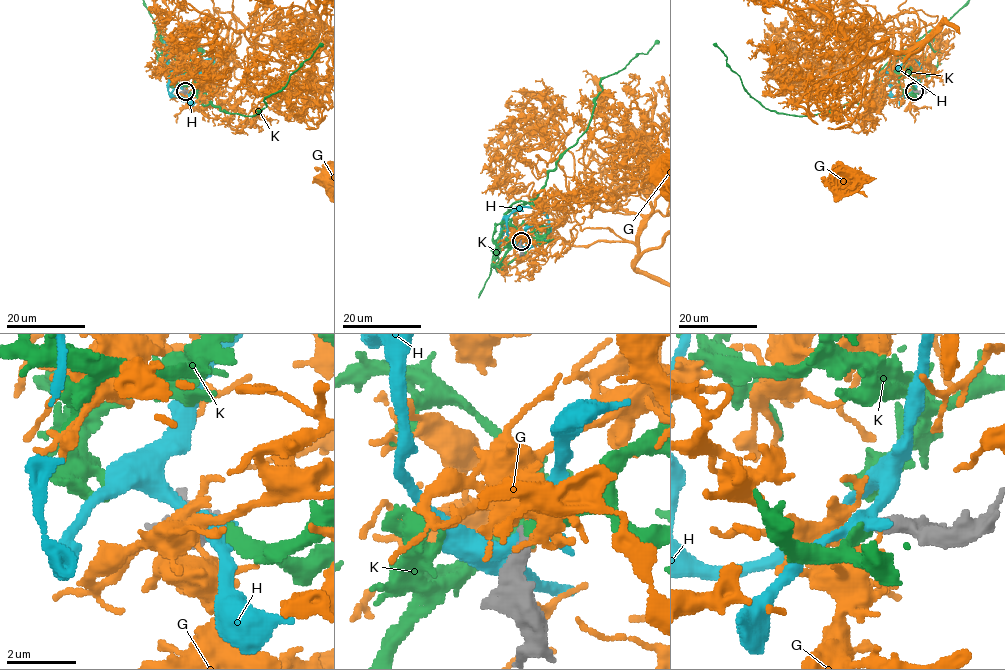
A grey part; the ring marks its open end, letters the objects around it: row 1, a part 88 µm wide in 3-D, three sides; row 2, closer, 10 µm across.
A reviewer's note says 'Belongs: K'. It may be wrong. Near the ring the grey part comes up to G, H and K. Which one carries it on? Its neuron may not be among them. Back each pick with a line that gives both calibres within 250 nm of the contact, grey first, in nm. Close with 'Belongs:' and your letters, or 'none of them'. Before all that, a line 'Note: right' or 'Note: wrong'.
Note: right
K: 400 nm thick on the grey side, 300 nm on the other
Belongs: K

